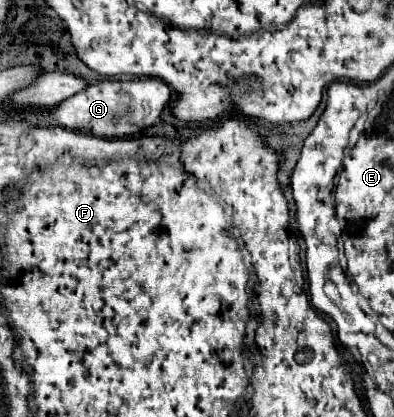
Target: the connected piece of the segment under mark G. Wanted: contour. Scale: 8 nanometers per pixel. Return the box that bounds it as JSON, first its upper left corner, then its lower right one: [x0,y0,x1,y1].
[55,78,171,136]

